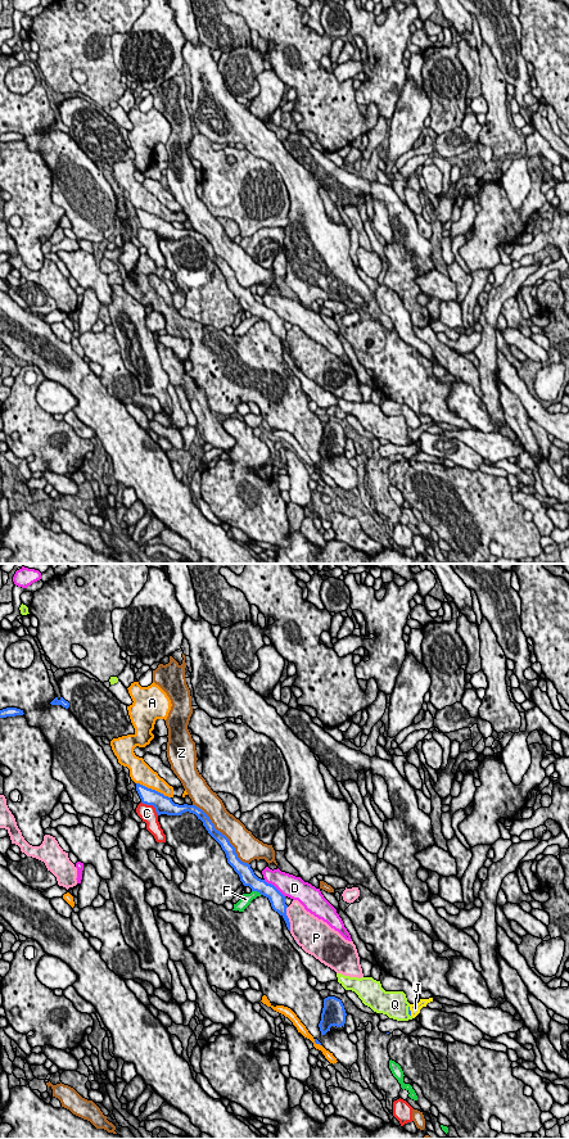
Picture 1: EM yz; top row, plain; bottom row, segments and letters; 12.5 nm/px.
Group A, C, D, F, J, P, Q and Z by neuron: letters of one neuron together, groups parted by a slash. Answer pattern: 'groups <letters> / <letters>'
groups A / C / D / F / J / P / Q / Z

